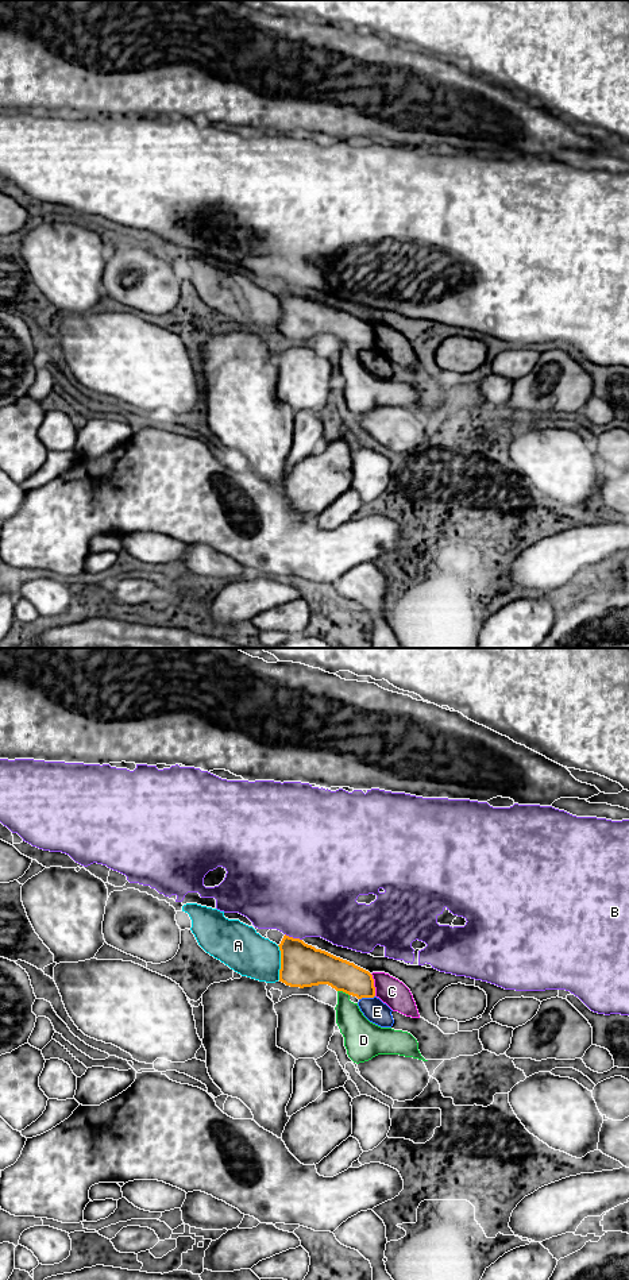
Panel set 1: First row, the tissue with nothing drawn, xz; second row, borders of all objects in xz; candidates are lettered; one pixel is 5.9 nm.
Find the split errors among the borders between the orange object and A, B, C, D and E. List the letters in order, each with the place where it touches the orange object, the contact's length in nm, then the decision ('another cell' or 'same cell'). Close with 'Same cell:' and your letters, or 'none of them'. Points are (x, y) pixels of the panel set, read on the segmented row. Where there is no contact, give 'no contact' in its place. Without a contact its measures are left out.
A: contact xz (281, 963); length 200 nm; another cell
B: contact xz (292, 937); length 110 nm; another cell
C: contact xz (373, 984); length 140 nm; another cell
D: contact xz (343, 991); length 80 nm; another cell
E: contact xz (366, 997); length 100 nm; another cell
Same cell: none of them

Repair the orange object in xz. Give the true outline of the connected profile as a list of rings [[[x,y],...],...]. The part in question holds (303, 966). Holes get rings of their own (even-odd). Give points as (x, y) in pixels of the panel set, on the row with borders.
[[[286,934],[278,946],[279,982],[286,986],[304,988],[328,984],[358,999],[375,996],[373,975],[354,963]]]

